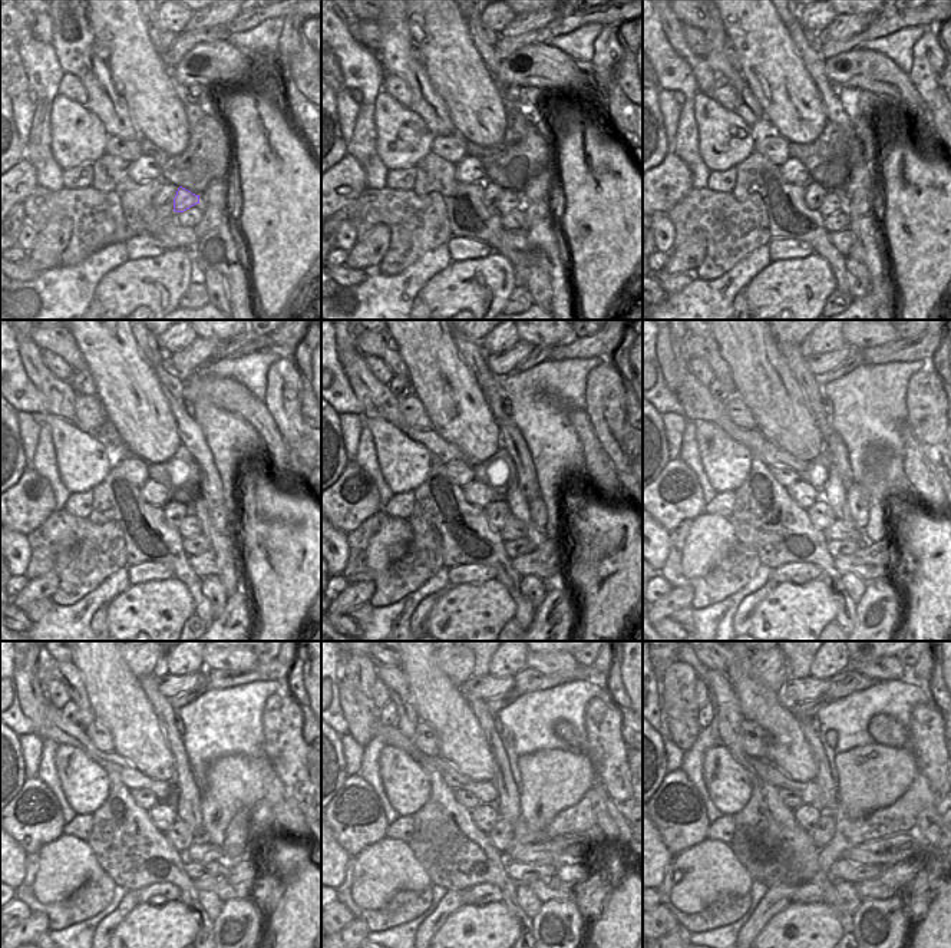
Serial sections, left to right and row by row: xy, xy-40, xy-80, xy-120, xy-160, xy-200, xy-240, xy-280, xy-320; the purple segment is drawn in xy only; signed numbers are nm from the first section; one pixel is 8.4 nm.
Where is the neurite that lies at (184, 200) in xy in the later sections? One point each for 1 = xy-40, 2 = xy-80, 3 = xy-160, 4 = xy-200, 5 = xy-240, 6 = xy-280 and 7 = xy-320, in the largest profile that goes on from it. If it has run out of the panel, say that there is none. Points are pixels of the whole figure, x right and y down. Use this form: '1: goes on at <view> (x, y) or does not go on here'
1: goes on at xy-40 (509, 200)
2: goes on at xy-80 (832, 202)
3: goes on at xy-160 (514, 529)
4: goes on at xy-200 (842, 529)
5: goes on at xy-240 (201, 851)
6: goes on at xy-280 (570, 848)
7: goes on at xy-320 (891, 849)

